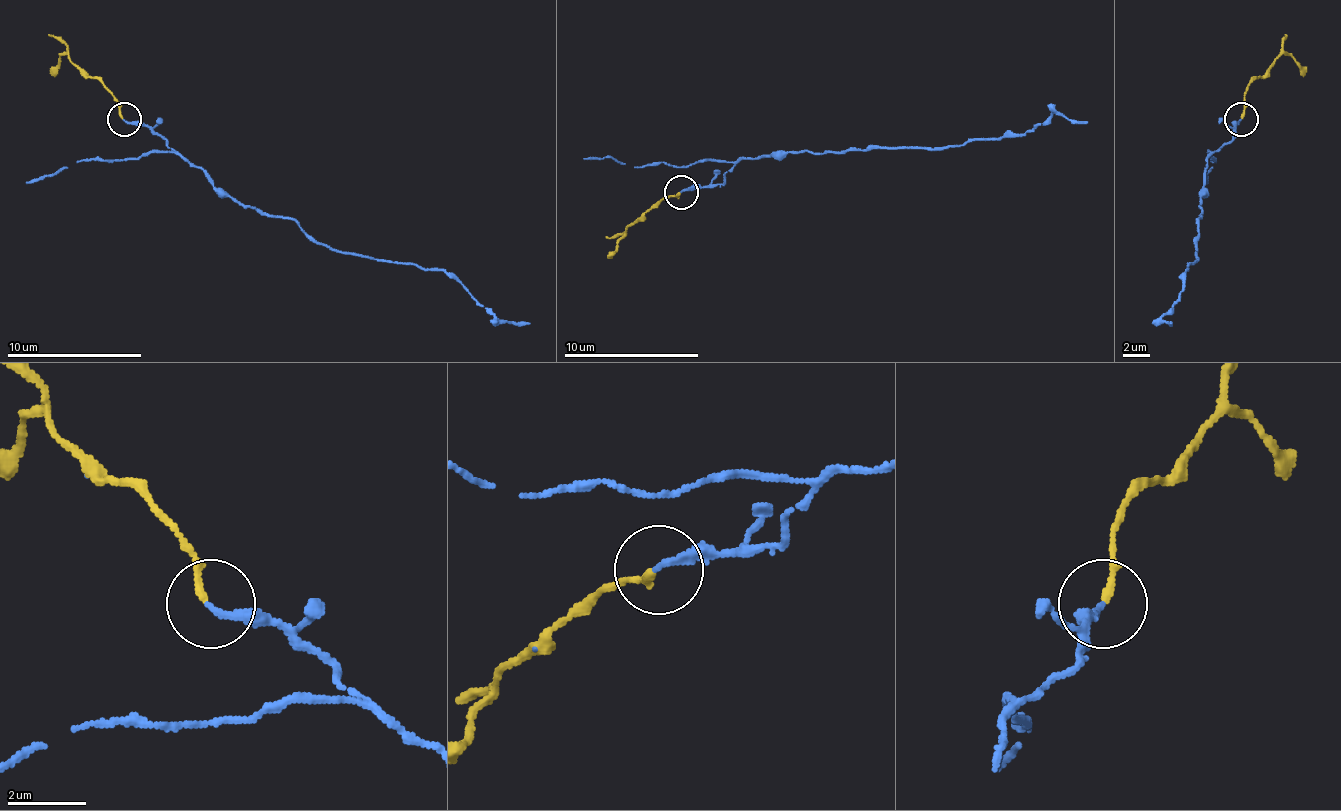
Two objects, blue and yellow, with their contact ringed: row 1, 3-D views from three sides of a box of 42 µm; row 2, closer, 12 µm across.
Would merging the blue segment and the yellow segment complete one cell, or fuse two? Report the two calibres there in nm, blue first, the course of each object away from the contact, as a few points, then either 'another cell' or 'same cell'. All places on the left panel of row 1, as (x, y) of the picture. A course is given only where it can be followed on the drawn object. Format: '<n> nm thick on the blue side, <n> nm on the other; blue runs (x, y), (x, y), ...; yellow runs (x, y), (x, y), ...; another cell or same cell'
180 nm thick on the blue side, 170 nm on the other; blue runs (124, 118), (145, 121), (239, 202), (290, 216), (344, 253), (438, 267), (502, 321), (529, 324); yellow runs (121, 118), (118, 101), (64, 54), (54, 78); same cell

